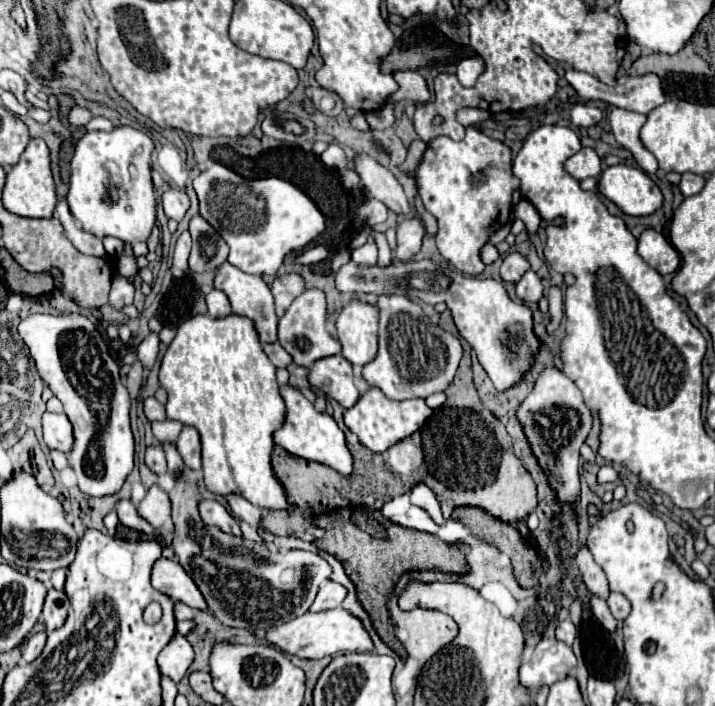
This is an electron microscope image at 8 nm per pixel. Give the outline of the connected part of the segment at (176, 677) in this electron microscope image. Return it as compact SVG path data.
M181 635L173 637L173 641L161 651L159 657L161 675L169 677L173 683L179 683L187 675L191 663L193 663L193 649L189 641Z

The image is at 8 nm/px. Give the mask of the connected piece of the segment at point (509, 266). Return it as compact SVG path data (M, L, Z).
M509 253L505 259L503 259L503 265L501 265L501 279L503 281L511 281L511 283L517 283L525 271L529 271L529 263L527 259L521 255L521 253Z

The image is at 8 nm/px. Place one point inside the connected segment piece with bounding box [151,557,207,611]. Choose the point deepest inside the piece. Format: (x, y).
(168, 576)

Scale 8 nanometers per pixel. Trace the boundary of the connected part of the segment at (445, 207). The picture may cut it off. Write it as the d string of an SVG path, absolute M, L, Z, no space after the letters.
M467 127L463 141L441 135L427 145L417 169L417 187L425 209L439 221L439 253L463 275L483 273L479 251L491 233L507 223L513 191L519 189L519 179L511 173L511 149L475 127Z

